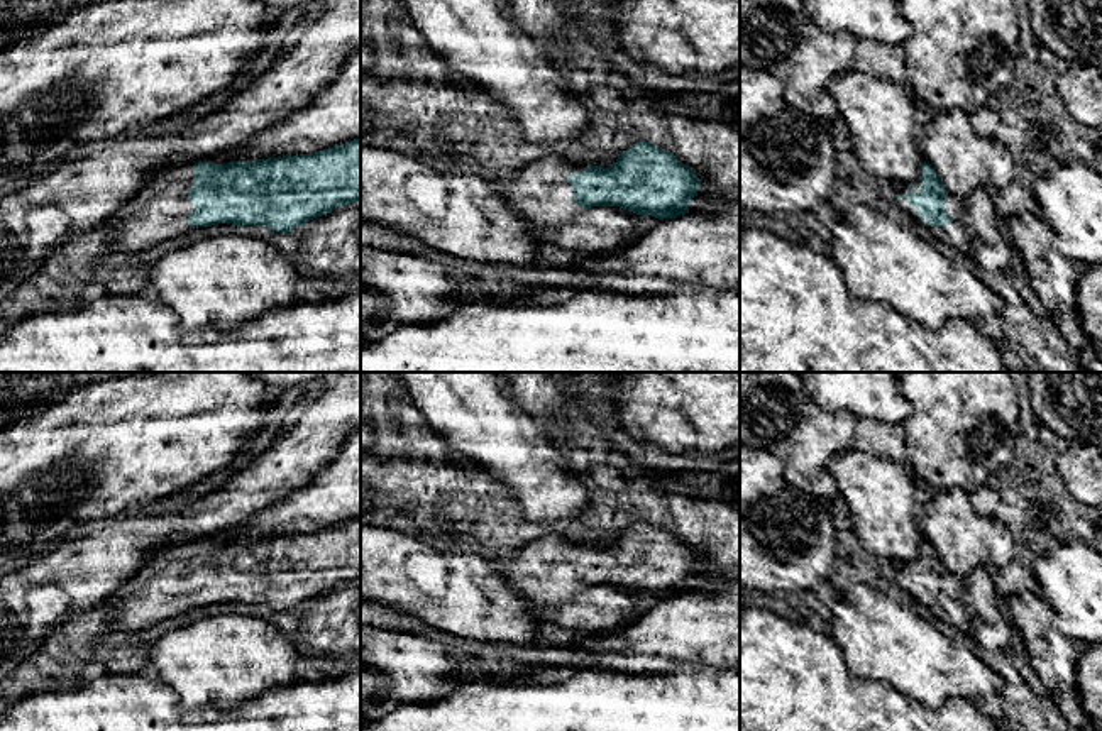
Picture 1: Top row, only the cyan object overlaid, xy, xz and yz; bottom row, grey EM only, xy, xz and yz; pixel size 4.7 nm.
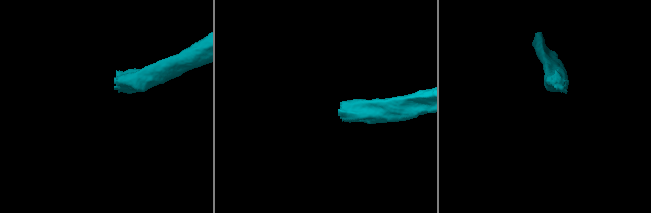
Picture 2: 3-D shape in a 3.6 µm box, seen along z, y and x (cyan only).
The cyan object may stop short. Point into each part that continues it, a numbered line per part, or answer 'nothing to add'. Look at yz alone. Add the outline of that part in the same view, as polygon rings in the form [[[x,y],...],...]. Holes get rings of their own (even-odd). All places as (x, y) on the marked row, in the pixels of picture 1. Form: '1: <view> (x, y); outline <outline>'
1: yz (953, 234); outline [[[945,193],[945,213],[951,217],[950,225],[934,225],[929,230],[939,235],[948,245],[972,256],[972,245],[963,227],[965,203],[961,198]]]

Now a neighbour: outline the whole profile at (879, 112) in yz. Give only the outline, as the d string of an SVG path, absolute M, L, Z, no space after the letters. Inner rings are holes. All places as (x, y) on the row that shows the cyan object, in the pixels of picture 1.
M850 69L833 76L828 88L848 125L860 166L868 174L894 186L919 176L924 156L907 86Z

